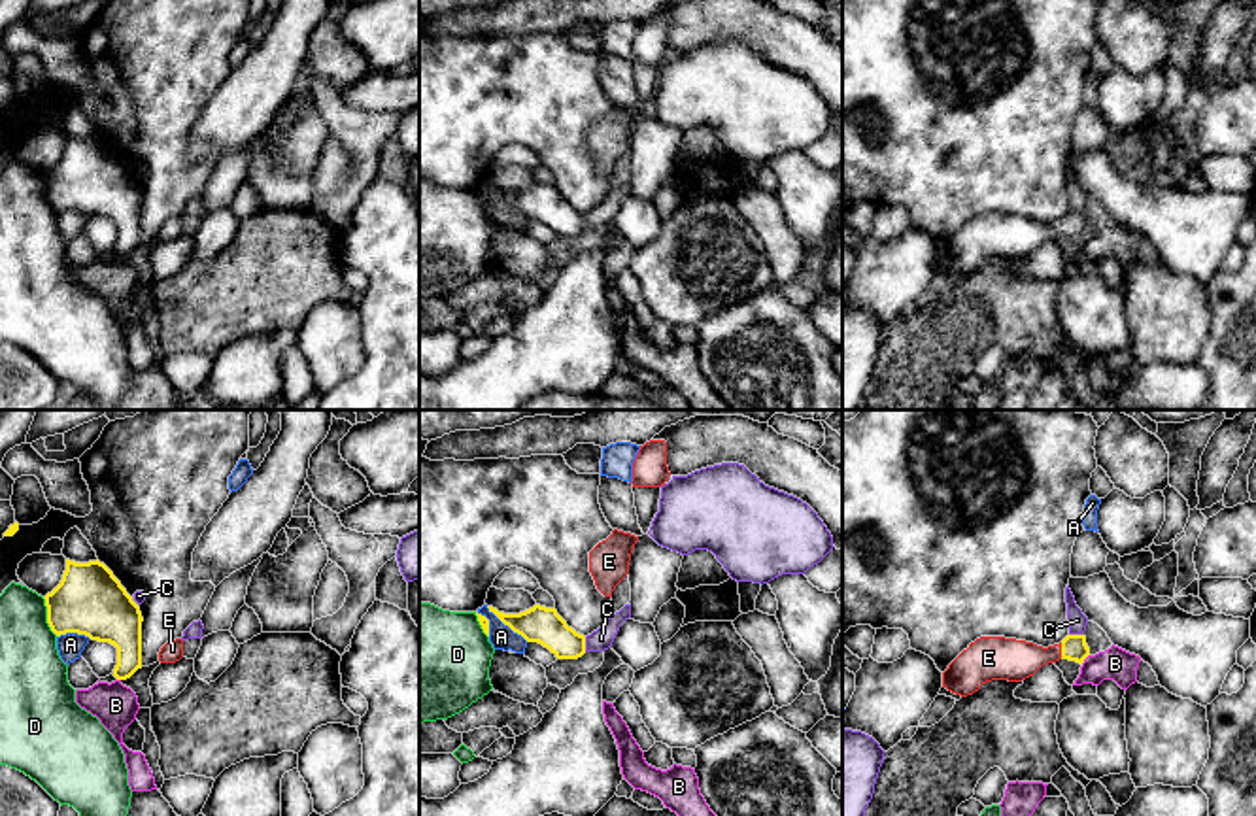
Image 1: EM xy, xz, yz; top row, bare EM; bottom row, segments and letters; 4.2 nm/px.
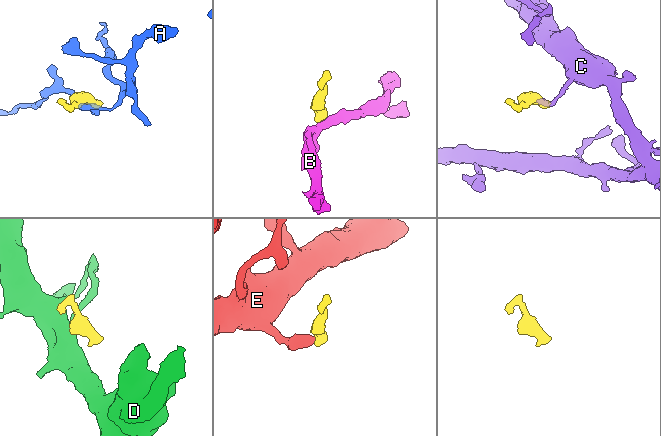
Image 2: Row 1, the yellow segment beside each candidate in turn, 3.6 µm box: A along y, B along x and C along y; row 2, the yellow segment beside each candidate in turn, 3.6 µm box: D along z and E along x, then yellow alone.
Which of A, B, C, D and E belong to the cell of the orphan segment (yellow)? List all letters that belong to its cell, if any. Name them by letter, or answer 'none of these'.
E

